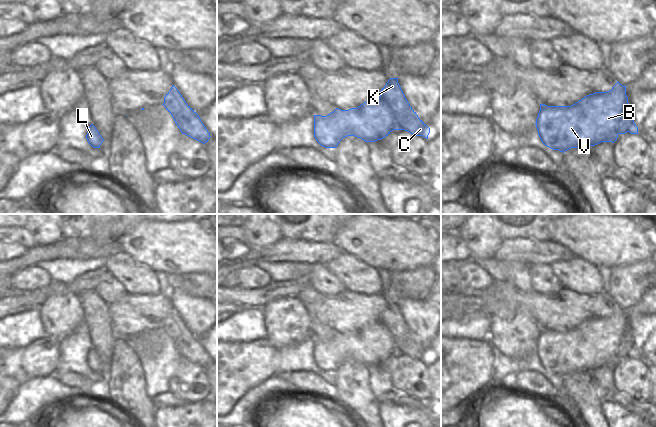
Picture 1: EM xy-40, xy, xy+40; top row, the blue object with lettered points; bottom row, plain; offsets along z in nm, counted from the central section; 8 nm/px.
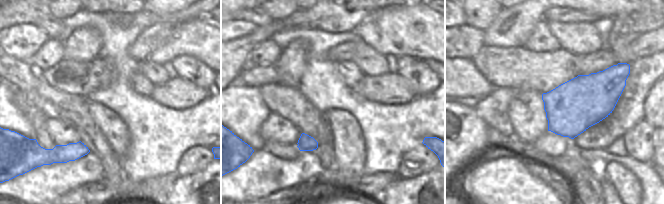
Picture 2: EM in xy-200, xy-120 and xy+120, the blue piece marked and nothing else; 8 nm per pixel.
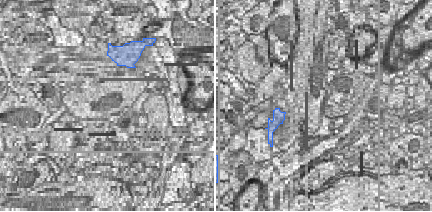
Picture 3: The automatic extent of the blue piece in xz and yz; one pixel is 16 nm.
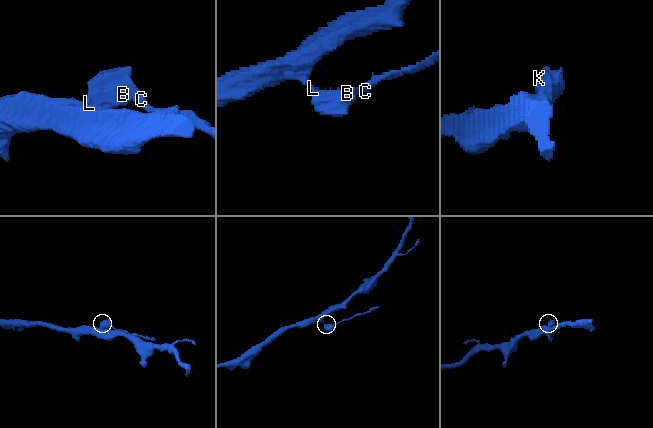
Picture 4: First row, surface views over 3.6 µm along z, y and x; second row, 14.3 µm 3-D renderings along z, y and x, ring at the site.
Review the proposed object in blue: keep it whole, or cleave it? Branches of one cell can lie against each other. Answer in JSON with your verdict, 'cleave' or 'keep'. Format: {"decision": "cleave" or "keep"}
{"decision": "cleave"}

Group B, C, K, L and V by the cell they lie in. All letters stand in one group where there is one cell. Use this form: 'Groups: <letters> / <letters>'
Groups: B L V / C K

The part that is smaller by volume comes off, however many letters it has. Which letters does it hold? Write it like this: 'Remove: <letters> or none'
Remove: C, K

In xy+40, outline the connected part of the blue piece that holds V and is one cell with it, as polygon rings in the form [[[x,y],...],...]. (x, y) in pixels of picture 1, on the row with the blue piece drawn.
[[[612,90],[589,94],[571,106],[547,106],[540,104],[540,111],[536,119],[536,128],[542,143],[553,149],[565,152],[571,148],[581,146],[595,146],[601,142],[614,143],[618,138],[618,127],[622,119],[622,111],[614,98]]]

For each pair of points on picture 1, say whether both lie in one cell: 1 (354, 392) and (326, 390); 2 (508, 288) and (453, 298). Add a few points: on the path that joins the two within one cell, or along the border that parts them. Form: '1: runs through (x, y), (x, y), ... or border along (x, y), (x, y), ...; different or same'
1: border along (333, 386), (335, 394); different
2: runs through (494, 296), (491, 299), (467, 300); same

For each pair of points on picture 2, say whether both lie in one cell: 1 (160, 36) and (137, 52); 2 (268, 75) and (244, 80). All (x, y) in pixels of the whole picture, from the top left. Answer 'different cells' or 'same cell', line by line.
1: same cell
2: same cell

